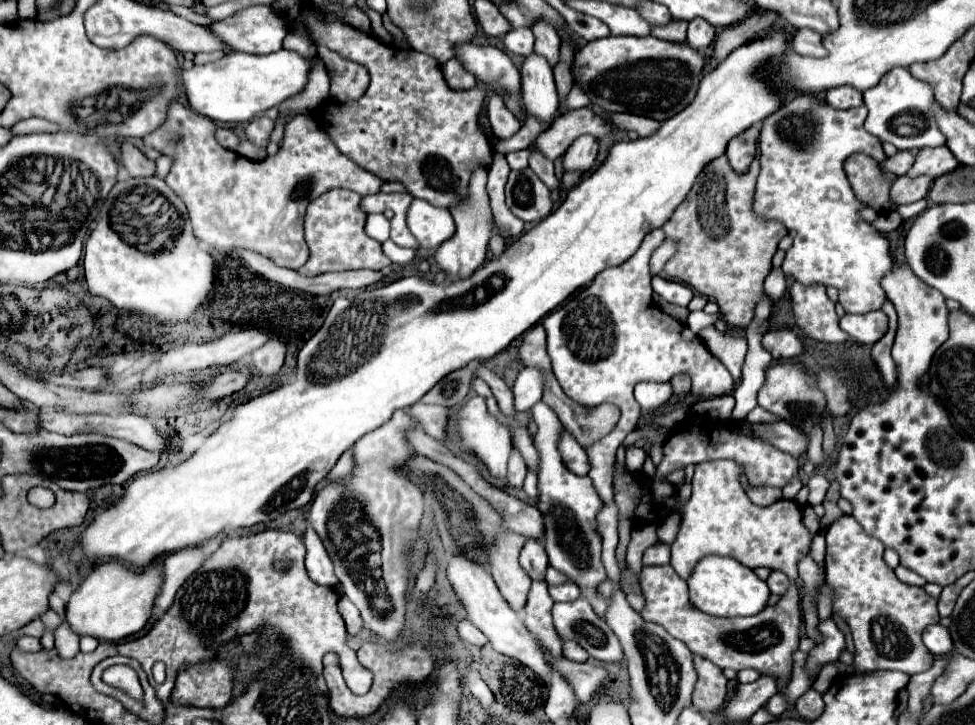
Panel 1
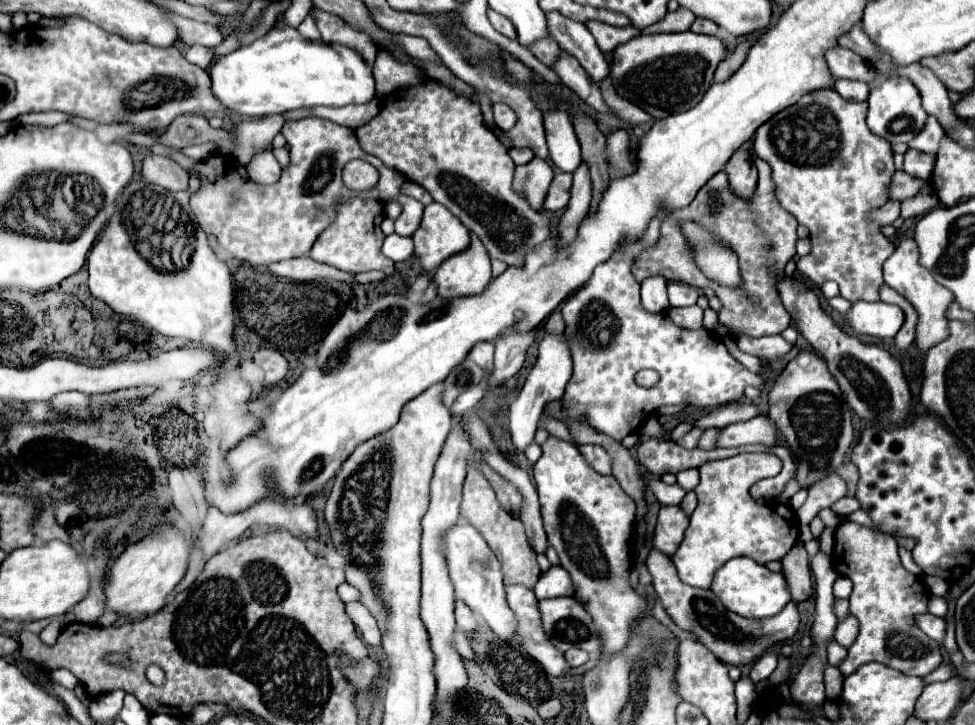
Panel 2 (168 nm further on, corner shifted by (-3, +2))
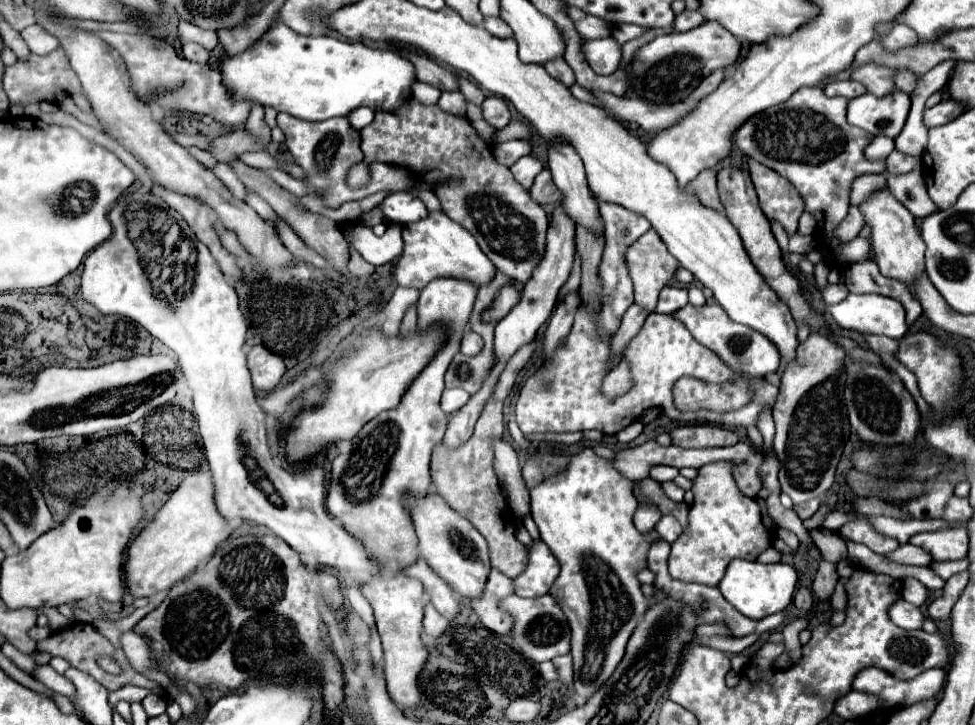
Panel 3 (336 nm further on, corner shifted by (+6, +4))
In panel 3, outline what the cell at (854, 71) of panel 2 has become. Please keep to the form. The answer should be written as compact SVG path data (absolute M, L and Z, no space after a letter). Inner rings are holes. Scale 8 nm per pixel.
M881 65L857 67L851 77L855 81L863 83L869 89L869 93L873 93L877 97L885 97L891 91L897 91L897 85L893 81L893 69L889 69L889 67L881 67Z

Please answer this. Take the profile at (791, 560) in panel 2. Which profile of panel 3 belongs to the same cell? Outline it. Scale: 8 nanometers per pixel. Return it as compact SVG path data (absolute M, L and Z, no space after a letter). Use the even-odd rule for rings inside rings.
M801 587L795 595L795 607L801 609L801 611L811 611L813 609L813 597L811 597L811 591L807 587Z

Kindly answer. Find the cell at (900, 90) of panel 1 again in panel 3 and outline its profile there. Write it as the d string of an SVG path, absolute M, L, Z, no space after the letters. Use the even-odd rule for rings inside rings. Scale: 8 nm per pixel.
M895 91L883 99L865 93L849 101L847 121L871 135L897 137L907 121L911 99L903 91Z

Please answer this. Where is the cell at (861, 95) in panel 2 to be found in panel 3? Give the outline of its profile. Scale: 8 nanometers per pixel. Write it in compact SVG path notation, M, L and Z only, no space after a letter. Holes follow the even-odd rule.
M835 81L825 87L825 95L829 95L829 97L841 95L841 97L853 99L853 97L859 97L865 93L867 93L867 89L859 81Z

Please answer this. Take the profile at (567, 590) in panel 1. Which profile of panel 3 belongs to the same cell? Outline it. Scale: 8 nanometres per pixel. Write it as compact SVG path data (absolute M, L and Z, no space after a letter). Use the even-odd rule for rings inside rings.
M533 541L527 547L529 563L521 575L513 579L517 597L541 597L549 593L559 575L559 563L543 541Z

